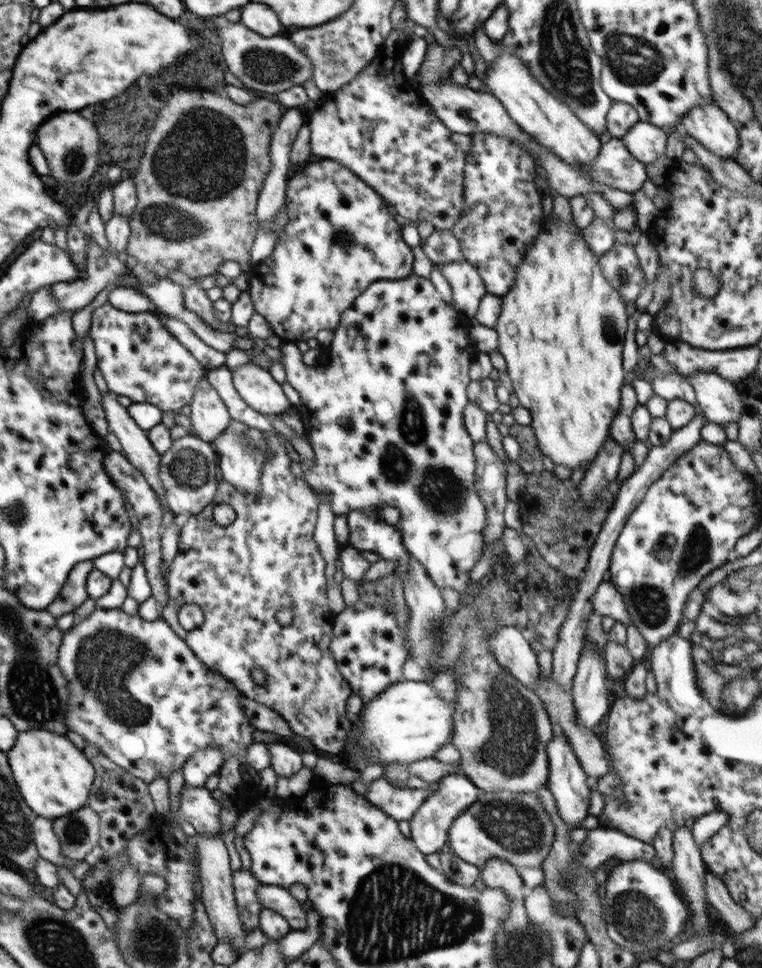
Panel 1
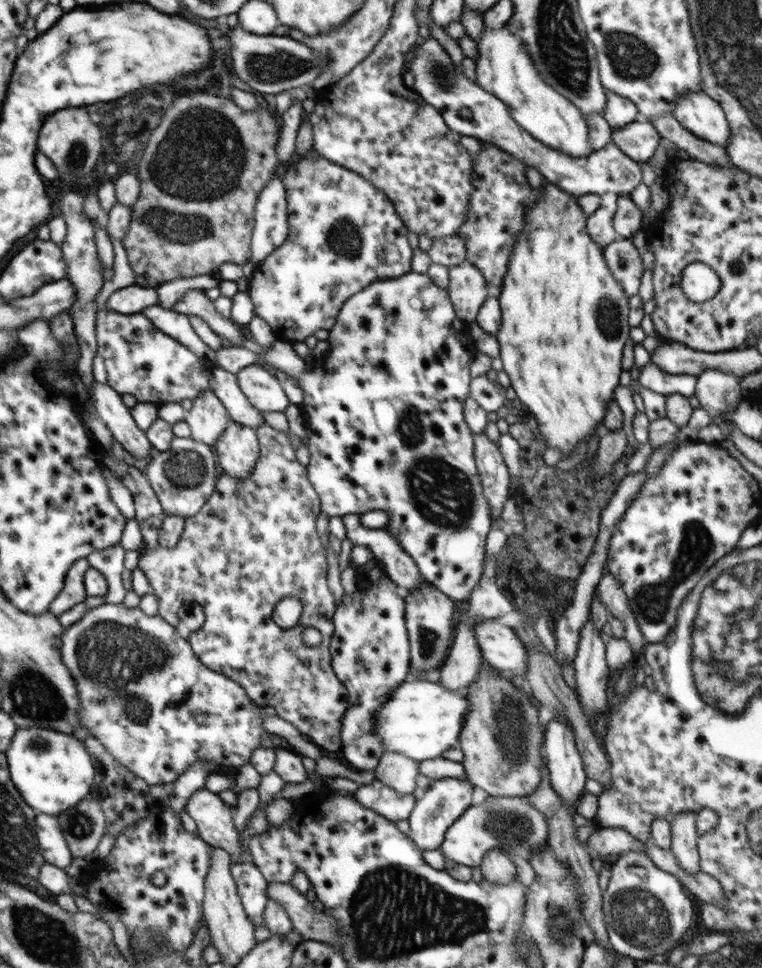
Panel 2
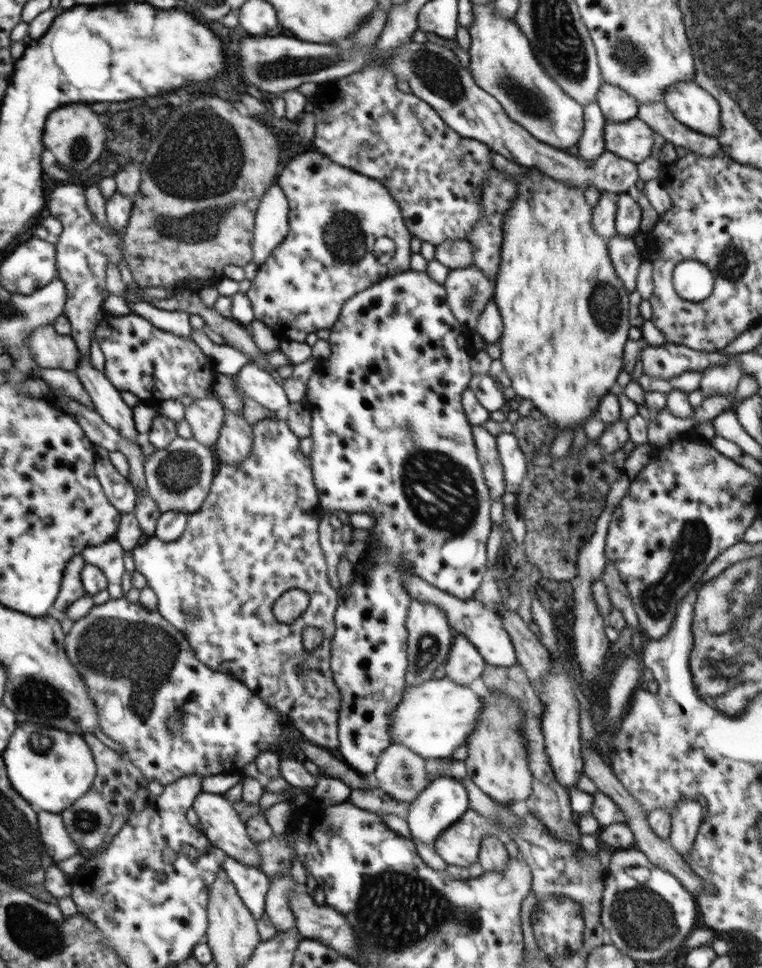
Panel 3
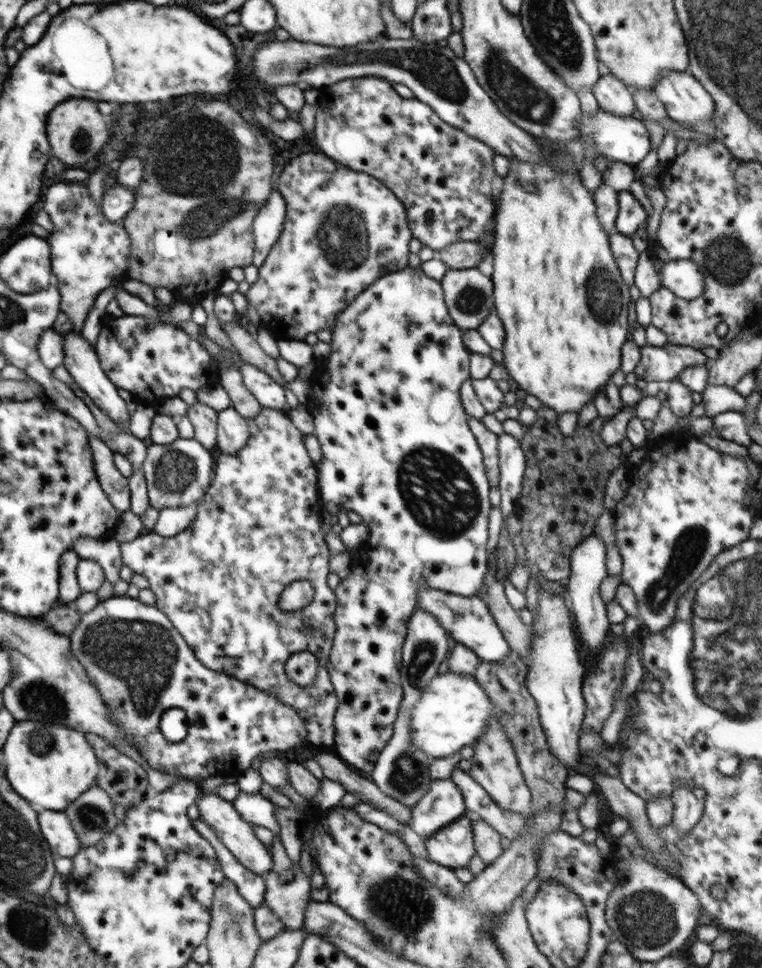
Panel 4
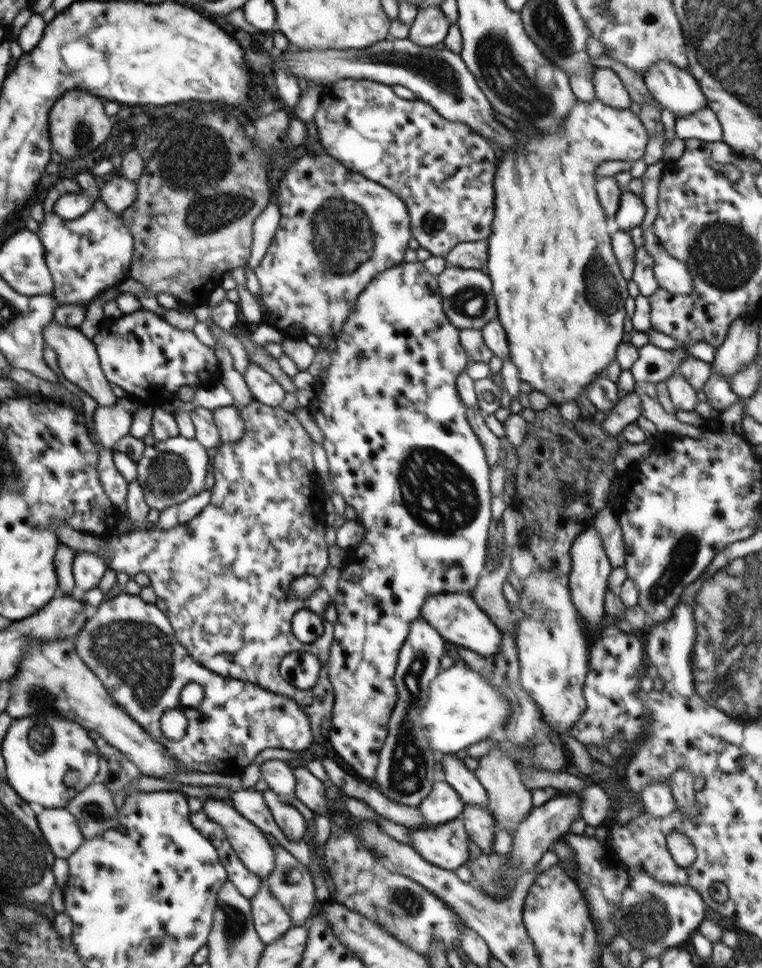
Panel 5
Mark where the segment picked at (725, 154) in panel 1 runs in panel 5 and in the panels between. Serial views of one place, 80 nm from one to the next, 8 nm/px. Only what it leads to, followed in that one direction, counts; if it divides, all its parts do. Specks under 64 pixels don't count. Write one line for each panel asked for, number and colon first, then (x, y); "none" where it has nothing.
2: (697, 112)
3: (690, 104)
4: (685, 99)
5: (676, 89)

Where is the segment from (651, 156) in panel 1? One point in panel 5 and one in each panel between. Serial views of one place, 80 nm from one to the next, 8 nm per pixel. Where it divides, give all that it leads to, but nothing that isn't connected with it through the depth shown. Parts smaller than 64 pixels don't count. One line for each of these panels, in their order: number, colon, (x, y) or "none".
2: (639, 140)
3: (633, 140)
4: (557, 289)
5: (559, 291)

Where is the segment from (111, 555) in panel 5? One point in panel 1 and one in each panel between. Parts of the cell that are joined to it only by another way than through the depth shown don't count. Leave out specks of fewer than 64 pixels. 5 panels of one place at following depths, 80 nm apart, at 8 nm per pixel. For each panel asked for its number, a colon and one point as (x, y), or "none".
1: (266, 560)
2: (254, 542)
3: (255, 536)
4: (257, 529)

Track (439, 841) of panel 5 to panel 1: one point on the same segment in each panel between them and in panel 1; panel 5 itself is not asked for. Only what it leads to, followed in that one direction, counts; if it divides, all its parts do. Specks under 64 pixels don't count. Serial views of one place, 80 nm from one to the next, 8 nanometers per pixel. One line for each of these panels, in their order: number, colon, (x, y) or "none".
1: (511, 826)
2: (509, 824)
3: (459, 845)
4: (453, 846)

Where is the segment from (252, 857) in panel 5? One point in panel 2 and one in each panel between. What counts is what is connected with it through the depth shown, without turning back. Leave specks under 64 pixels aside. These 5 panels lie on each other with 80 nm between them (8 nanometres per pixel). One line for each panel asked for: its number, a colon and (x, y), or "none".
2: (213, 817)
3: (223, 827)
4: (237, 835)

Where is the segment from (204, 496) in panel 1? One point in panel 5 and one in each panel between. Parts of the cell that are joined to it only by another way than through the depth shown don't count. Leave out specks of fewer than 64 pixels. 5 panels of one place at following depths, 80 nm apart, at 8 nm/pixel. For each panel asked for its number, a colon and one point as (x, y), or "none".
2: (184, 476)
3: (178, 477)
4: (177, 474)
5: (171, 471)

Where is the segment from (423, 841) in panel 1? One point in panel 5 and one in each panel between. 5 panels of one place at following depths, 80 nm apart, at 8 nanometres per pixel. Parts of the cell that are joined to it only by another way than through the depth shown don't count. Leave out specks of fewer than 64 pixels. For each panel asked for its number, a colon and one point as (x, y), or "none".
2: (438, 807)
3: (444, 801)
4: (443, 804)
5: (443, 804)

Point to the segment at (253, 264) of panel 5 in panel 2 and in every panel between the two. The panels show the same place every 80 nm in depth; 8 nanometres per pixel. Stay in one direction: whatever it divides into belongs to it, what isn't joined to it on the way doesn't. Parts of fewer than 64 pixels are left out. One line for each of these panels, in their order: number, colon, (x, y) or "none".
2: (271, 222)
3: (271, 227)
4: (268, 224)

